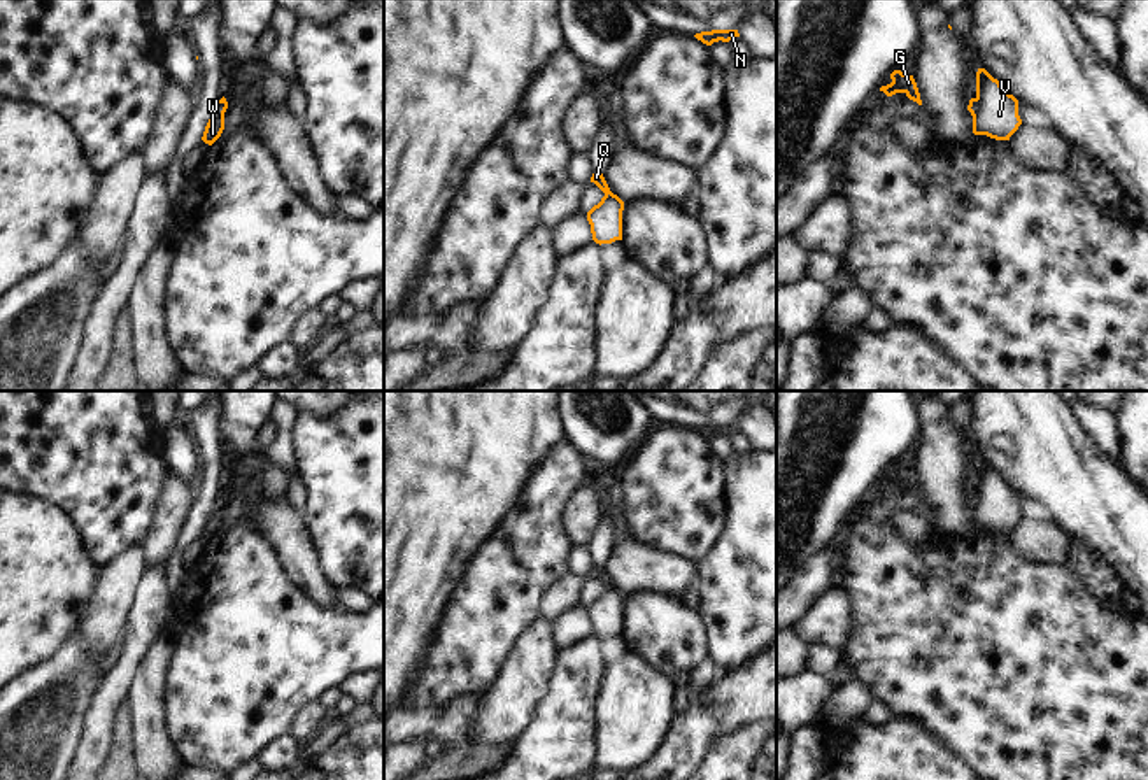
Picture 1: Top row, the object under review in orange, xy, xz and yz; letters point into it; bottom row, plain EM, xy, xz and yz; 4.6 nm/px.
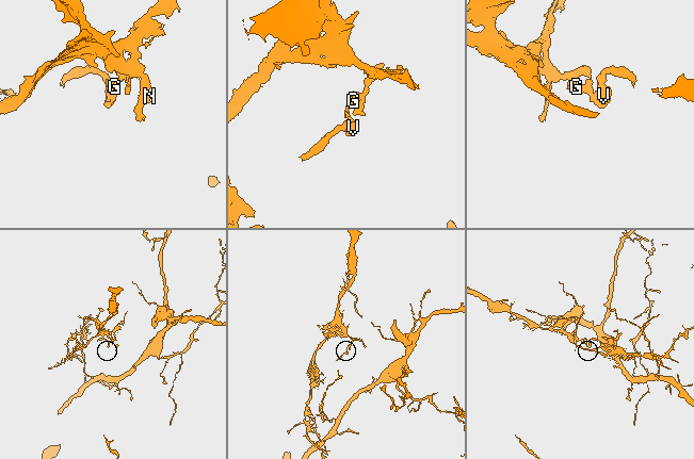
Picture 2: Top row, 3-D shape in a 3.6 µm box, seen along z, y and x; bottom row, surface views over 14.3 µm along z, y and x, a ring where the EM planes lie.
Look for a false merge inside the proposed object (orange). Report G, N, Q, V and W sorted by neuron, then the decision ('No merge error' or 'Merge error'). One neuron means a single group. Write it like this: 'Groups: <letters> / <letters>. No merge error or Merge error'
Groups: G N Q / V W. Merge error

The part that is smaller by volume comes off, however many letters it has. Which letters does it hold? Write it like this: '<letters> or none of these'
V, W

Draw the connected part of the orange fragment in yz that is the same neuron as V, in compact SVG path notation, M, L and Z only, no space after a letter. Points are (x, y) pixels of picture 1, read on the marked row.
M985 68L976 72L976 112L973 114L973 133L996 140L1010 140L1018 130L1018 100L1010 95Z

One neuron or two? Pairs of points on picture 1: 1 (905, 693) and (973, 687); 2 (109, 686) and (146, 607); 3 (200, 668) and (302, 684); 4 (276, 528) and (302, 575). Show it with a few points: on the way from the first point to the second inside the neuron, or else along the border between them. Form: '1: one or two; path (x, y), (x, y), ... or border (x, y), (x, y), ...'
1: one; path (922, 686), (956, 686)
2: one; path (123, 666), (141, 626)
3: one; path (225, 668), (277, 668)
4: one; path (288, 540), (295, 547), (300, 563)

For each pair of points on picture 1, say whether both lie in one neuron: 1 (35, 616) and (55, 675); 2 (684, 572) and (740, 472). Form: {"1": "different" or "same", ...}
{"1": "different", "2": "different"}

